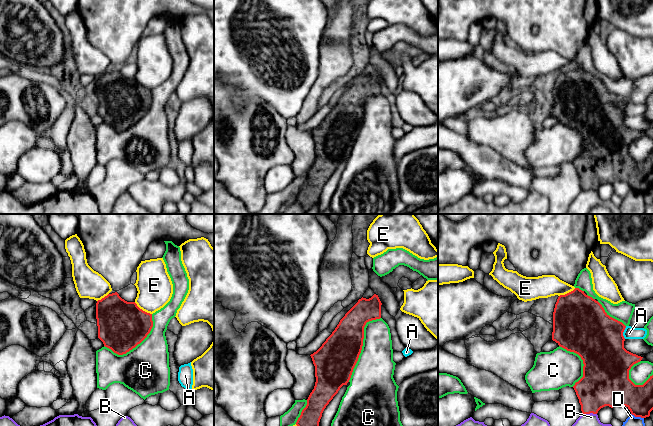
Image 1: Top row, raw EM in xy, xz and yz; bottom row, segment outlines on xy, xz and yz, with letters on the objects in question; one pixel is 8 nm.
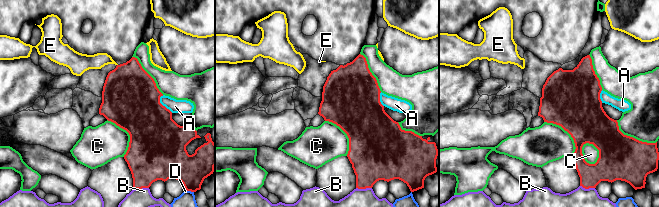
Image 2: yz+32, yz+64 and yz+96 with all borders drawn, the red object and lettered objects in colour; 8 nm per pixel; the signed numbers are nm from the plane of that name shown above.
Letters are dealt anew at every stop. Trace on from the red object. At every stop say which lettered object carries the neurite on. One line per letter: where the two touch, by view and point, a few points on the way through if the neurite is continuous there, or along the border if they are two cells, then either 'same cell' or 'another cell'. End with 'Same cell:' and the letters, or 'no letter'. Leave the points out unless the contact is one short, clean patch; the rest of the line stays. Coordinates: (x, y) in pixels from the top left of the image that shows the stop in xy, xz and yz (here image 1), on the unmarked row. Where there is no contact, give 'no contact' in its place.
A: yz (623, 107) | another cell
B: yz (589, 189) | along yz (596, 189), (582, 190) | another cell
C: xz (362, 121) | another cell
D: yz (637, 192) | along yz (631, 189), (643, 194) | another cell
E: xy (142, 86) | another cell
Same cell: no letter

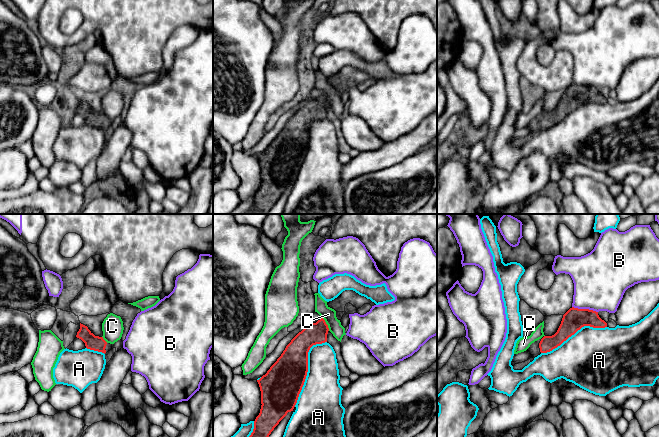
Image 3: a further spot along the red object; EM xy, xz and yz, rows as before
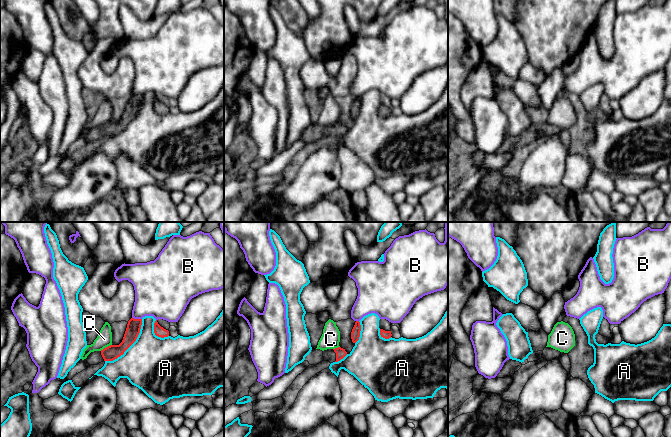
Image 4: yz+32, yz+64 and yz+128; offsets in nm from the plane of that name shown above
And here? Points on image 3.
A: xz (307, 145) | another cell
B: yz (585, 85) | another cell
C: xz (326, 100) | another cell
Same cell: no letter

